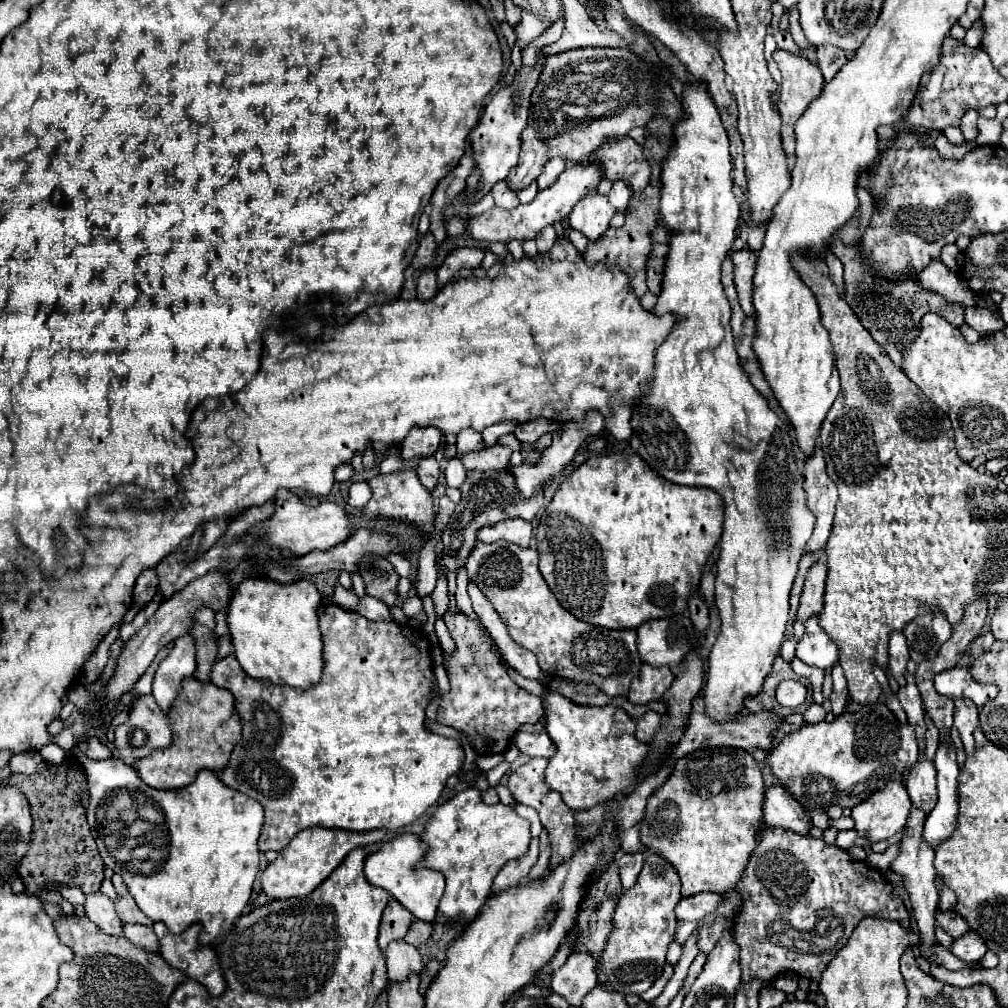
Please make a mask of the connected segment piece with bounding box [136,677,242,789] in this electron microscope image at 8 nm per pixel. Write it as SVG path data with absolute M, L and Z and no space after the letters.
M194 677L184 679L182 693L174 701L168 719L172 721L170 727L174 743L166 749L154 751L136 765L136 771L146 785L156 789L180 789L190 785L200 769L220 773L224 767L228 767L232 749L242 739L242 721L238 719L234 695L230 691L212 683L202 683Z

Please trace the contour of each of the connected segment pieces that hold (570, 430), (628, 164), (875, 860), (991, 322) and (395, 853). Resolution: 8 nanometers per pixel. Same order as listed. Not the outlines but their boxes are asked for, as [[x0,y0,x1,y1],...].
[[512,411,604,499],[590,137,650,193],[866,844,899,871],[964,305,1000,335],[364,833,444,921]]

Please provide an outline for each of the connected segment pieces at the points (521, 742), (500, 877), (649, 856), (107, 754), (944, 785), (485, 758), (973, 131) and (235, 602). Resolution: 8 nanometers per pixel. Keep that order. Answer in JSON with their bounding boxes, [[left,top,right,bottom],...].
[[514,733,554,757],[490,839,538,897],[596,851,680,995],[86,739,112,759],[922,743,958,849],[477,755,504,772],[960,109,980,141],[228,579,324,689]]

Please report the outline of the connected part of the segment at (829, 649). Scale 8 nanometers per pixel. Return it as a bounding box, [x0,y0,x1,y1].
[796,615,840,671]

